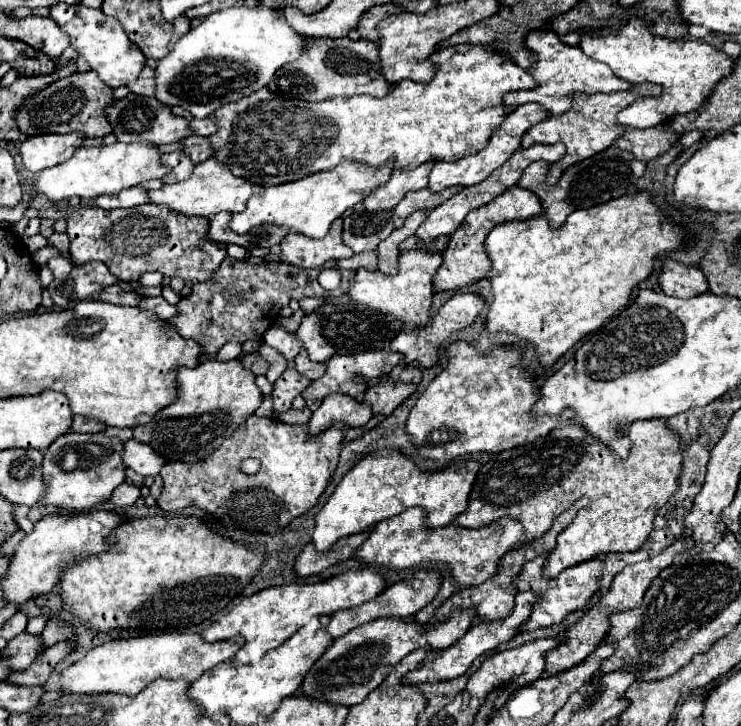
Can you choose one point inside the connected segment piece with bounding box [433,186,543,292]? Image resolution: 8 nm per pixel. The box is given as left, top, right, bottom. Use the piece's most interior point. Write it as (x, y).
(466, 260)

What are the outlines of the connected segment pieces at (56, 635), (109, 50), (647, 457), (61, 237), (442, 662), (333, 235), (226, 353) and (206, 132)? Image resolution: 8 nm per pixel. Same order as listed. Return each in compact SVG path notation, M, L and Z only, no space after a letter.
M49 620L45 630L43 630L43 644L49 648L61 640L75 640L75 632L73 626L69 624L61 624L61 620Z
M55 4L51 10L51 18L69 34L71 46L75 46L81 52L81 56L91 64L91 70L95 70L107 86L119 88L139 78L147 58L135 44L131 44L123 26L115 18L105 16L101 10L85 8L81 4Z
M665 418L653 420L639 420L631 424L631 440L633 448L627 460L621 460L617 454L611 454L607 446L599 446L583 426L569 422L565 426L553 428L547 436L537 438L535 442L527 442L523 446L515 446L515 450L505 450L493 454L487 464L481 466L467 512L457 516L457 524L463 528L483 528L501 516L511 516L521 520L525 526L525 534L529 540L541 538L543 532L551 528L551 522L569 506L573 506L581 496L589 496L589 506L583 508L575 520L559 534L555 554L549 556L543 576L555 578L569 566L581 564L589 558L603 556L607 552L633 552L645 544L649 532L653 530L653 520L657 512L667 504L667 500L679 490L679 476L681 476L681 438L669 430Z
M53 234L49 238L49 244L55 246L61 252L63 258L67 258L67 250L69 250L69 238L67 238L67 234Z
M531 592L517 594L515 610L513 610L511 616L501 618L501 620L495 620L495 622L477 622L477 624L473 624L461 640L457 640L453 646L449 646L447 650L443 650L433 662L423 664L419 670L407 672L405 674L405 684L417 686L417 684L423 684L423 682L443 682L443 680L451 680L451 678L457 678L457 676L465 674L467 668L473 664L473 660L477 660L481 654L491 652L499 644L505 644L511 638L515 638L515 634L519 632L519 626L529 620L529 614L531 614L531 608L535 604L535 598L539 598L539 594L531 594Z
M337 218L321 240L303 234L287 234L281 242L281 260L299 268L319 268L323 262L333 258L351 258L353 250L343 242L341 232L343 220Z
M227 342L219 352L217 352L217 360L233 360L233 358L239 358L241 356L241 350L243 346L239 342Z
M193 118L191 120L191 130L201 134L201 136L211 136L215 132L215 122L211 122L211 118L205 118L205 120Z

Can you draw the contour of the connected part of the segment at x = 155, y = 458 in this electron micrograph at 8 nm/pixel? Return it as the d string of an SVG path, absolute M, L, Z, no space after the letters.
M129 440L129 442L125 442L123 462L127 464L127 468L139 472L141 476L157 476L167 460L159 458L159 454L155 454L155 450L151 450L151 446Z

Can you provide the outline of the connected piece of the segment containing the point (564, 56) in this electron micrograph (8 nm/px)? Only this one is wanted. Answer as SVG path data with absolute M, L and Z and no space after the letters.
M535 30L527 36L525 44L527 44L529 52L533 52L533 56L537 56L537 62L529 68L529 72L535 78L535 82L539 82L539 84L533 90L507 94L507 98L505 98L507 106L537 102L537 104L545 106L551 114L565 114L567 110L571 110L575 92L595 94L595 92L617 92L617 90L633 88L633 84L623 82L621 78L615 78L611 68L591 60L577 46L567 46L565 42L559 42L559 36L553 30Z

